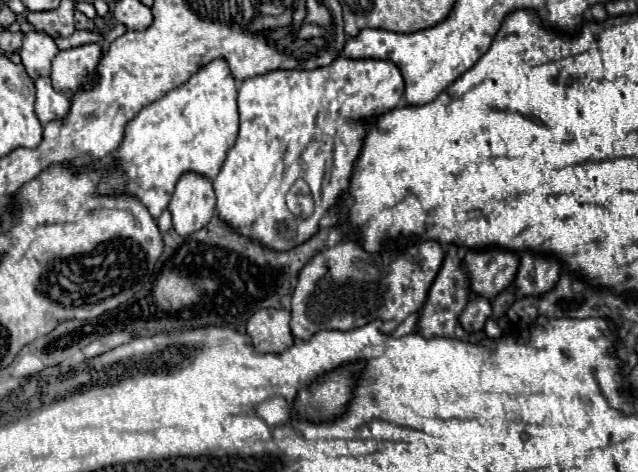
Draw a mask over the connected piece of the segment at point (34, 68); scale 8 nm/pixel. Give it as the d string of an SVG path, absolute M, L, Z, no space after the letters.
M28 31L24 35L24 45L20 49L20 57L22 57L22 65L24 65L26 73L32 79L50 75L50 65L52 65L52 59L56 57L56 53L58 53L58 47L52 37L44 35L44 33L36 33L36 31Z

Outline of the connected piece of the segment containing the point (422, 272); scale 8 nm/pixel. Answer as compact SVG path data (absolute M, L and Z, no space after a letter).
M348 235L334 247L316 253L300 271L292 293L292 333L306 341L320 329L354 329L372 319L382 319L382 331L392 333L410 313L422 309L442 261L444 247L432 239L422 243L390 241L378 253L368 253L360 237Z

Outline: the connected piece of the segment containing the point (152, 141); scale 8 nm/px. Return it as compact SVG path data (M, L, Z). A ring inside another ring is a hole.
M216 59L184 85L168 91L160 101L144 107L130 123L126 123L124 139L112 155L114 169L102 173L96 193L132 195L146 205L154 219L158 219L168 207L174 187L184 173L198 173L210 181L218 175L236 135L236 81L226 61Z

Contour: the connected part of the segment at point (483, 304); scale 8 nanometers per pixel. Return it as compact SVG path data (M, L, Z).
M472 297L466 305L466 309L460 315L460 327L464 331L480 331L486 323L486 319L492 315L490 301L486 297Z

